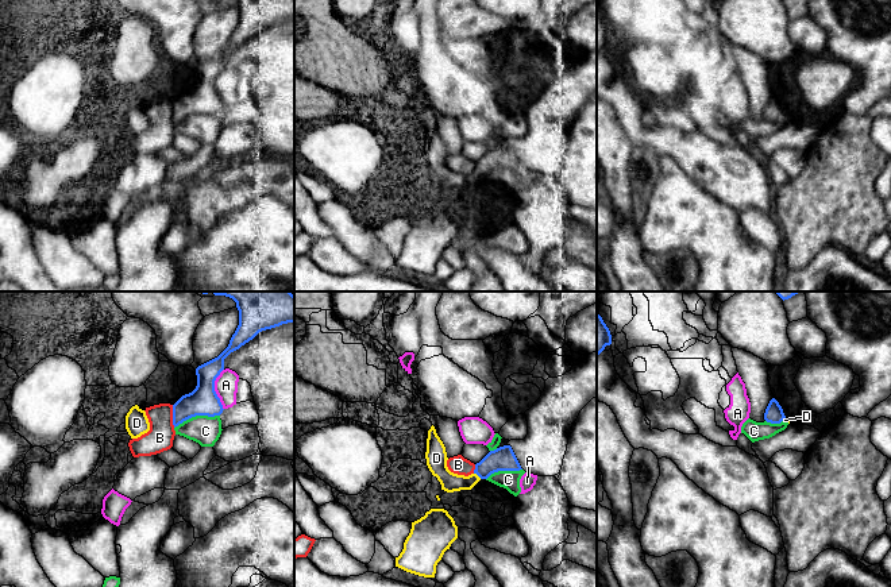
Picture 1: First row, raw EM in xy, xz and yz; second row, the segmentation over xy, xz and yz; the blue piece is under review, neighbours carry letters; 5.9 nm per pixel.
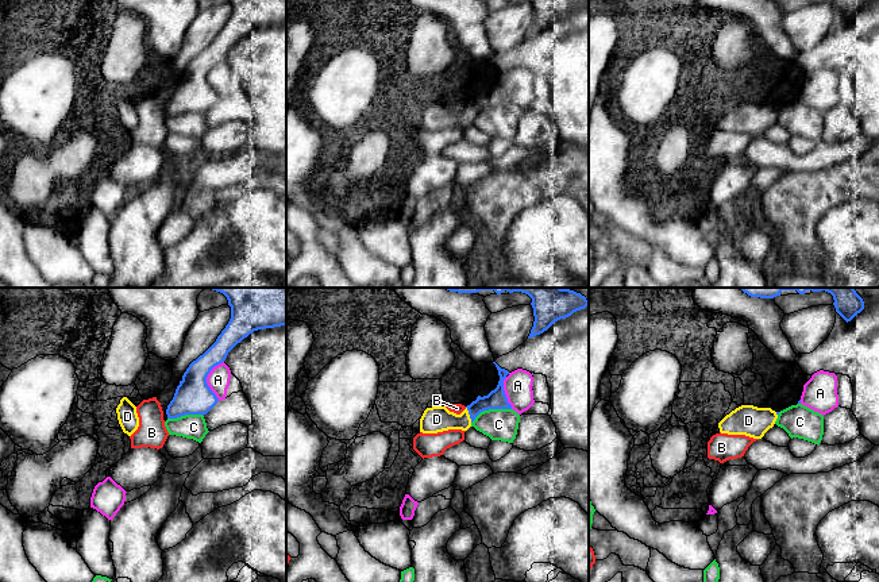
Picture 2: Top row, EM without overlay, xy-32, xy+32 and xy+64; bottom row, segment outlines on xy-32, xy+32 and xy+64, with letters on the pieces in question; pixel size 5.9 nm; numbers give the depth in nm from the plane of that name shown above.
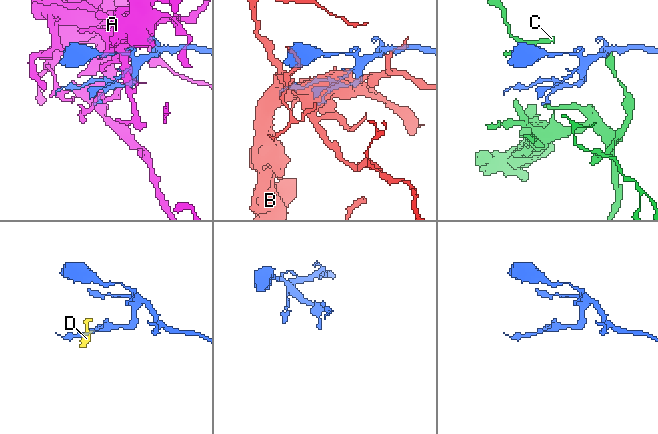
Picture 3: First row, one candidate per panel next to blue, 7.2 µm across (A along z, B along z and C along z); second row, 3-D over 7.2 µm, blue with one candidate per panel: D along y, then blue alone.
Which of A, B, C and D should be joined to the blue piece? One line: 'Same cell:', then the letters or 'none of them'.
Same cell: D

